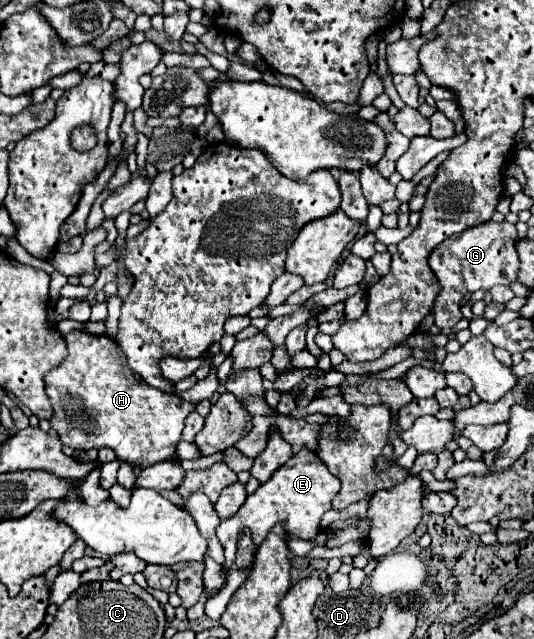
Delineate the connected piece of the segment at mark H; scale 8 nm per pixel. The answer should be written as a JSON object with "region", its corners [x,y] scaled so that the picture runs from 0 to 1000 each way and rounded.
{"region":[[[135,516],[131,523],[120,526],[120,532],[127,538],[127,560],[120,563],[116,573],[101,576],[86,588],[86,613],[101,638],[94,664],[109,676],[116,695],[139,704],[169,704],[169,701],[187,704],[199,698],[217,707],[221,720],[262,736],[322,717],[330,710],[330,695],[341,689],[345,657],[367,635],[360,629],[341,626],[330,617],[300,613],[270,601],[270,595],[262,595],[262,588],[255,588],[255,582],[240,576],[232,551],[206,526],[199,523],[176,526],[154,516]]]}

